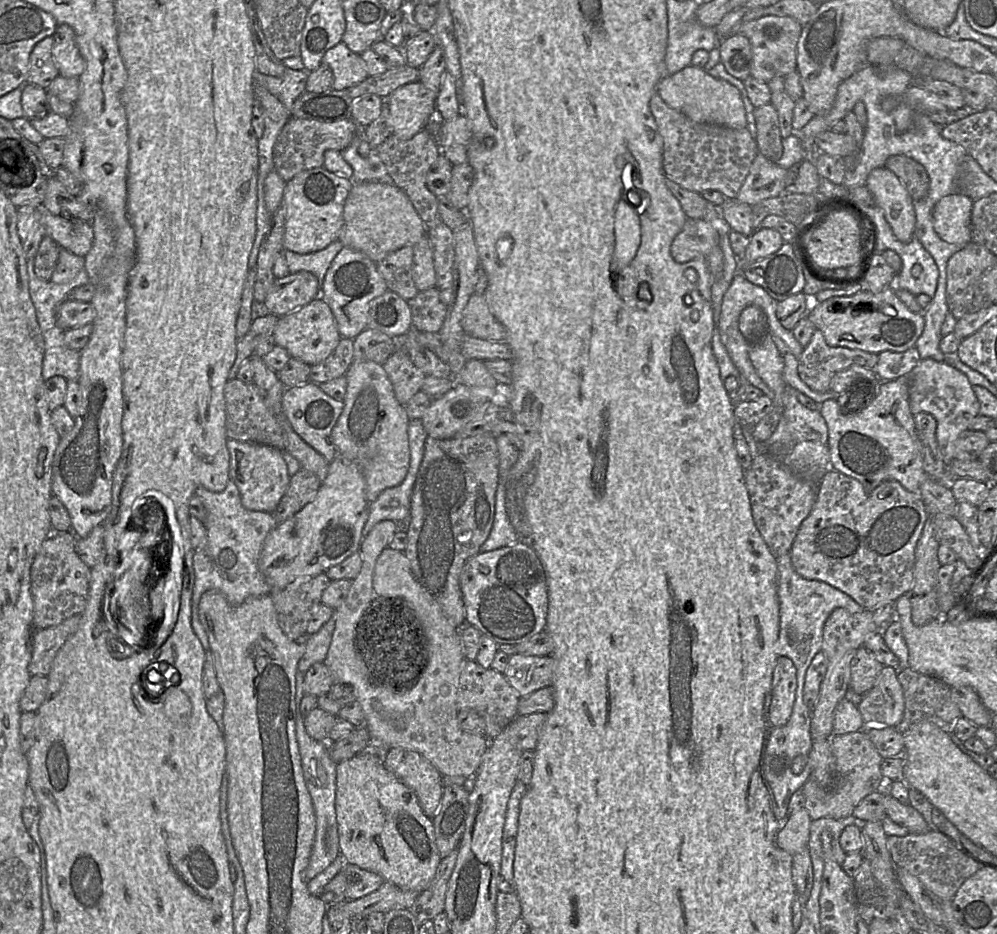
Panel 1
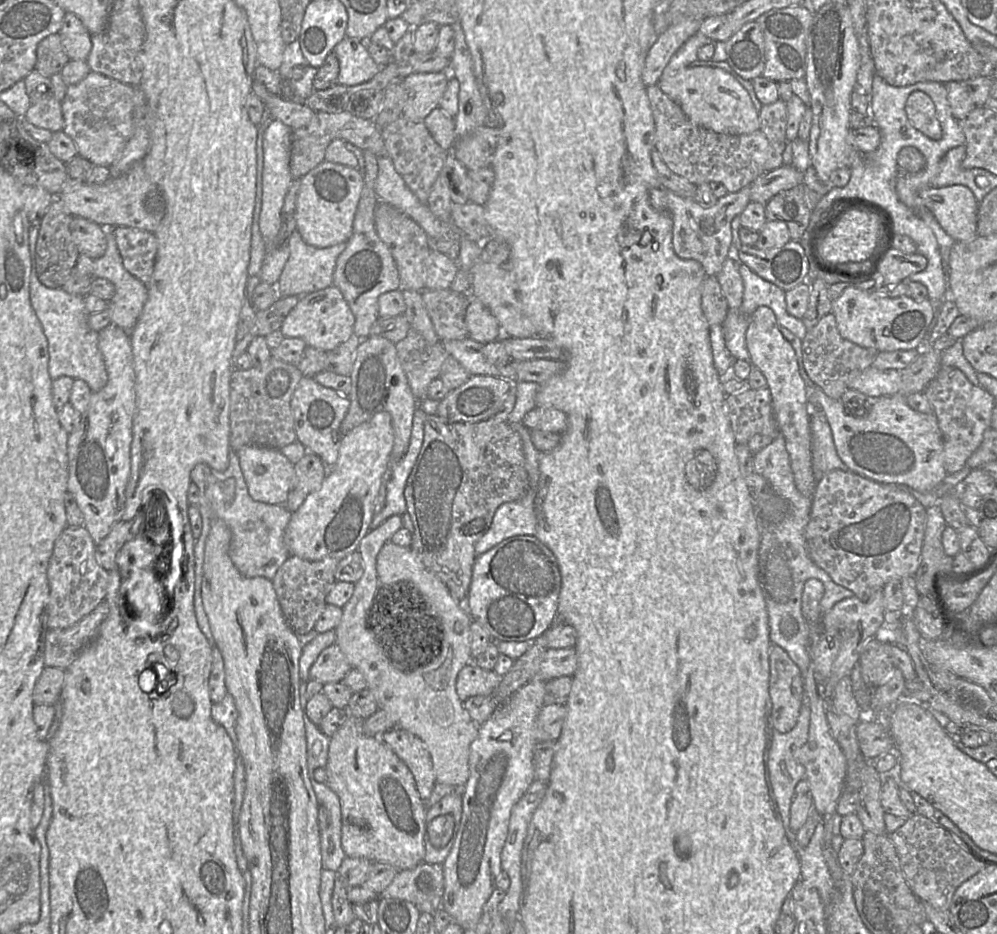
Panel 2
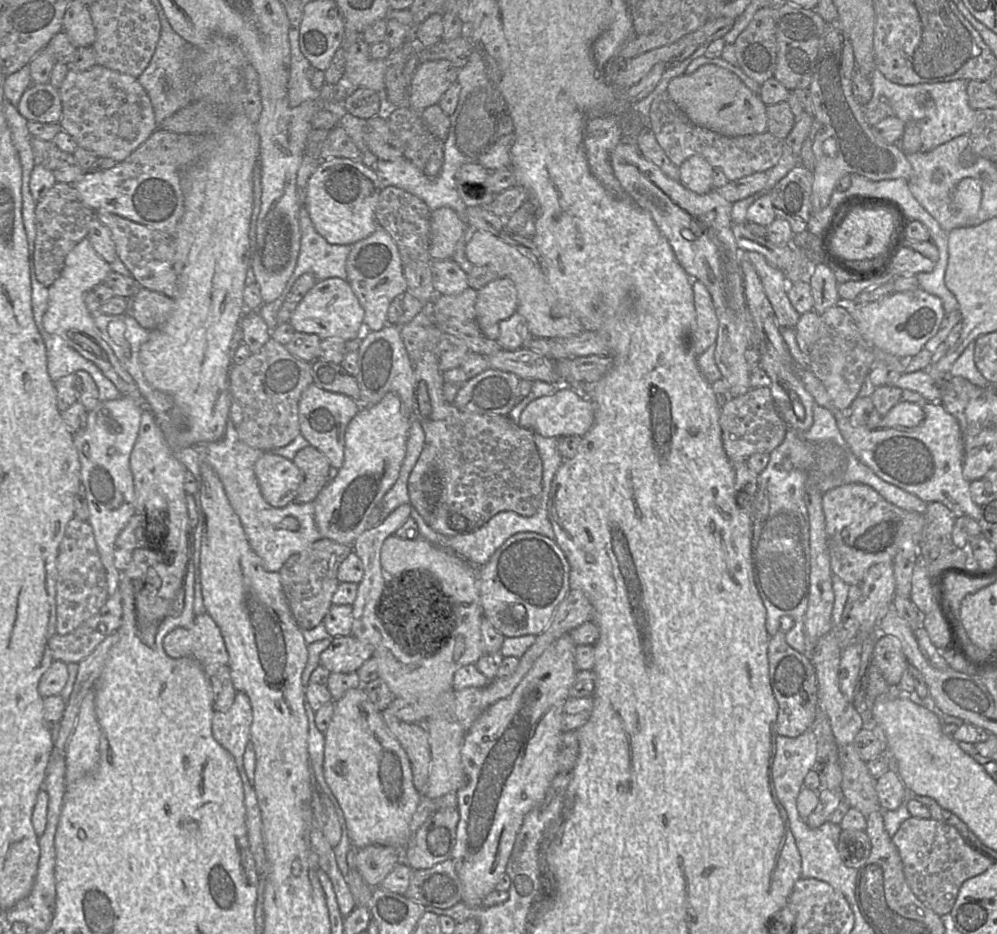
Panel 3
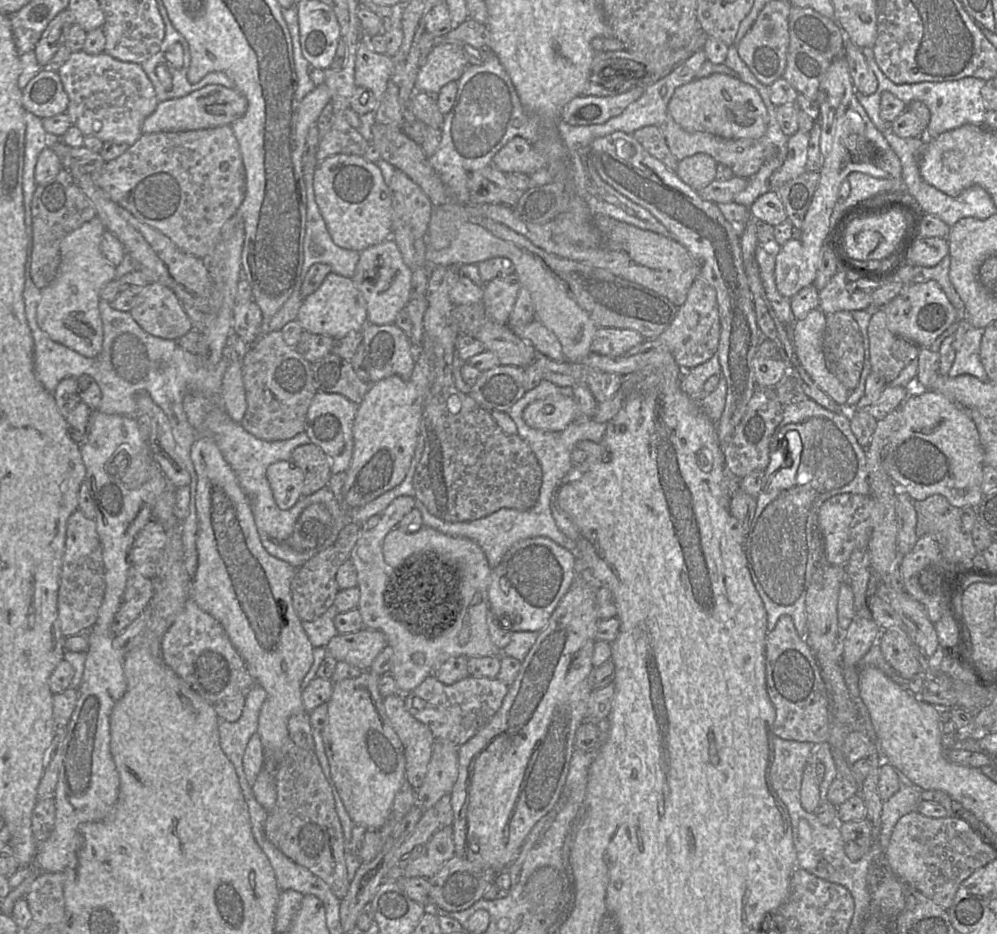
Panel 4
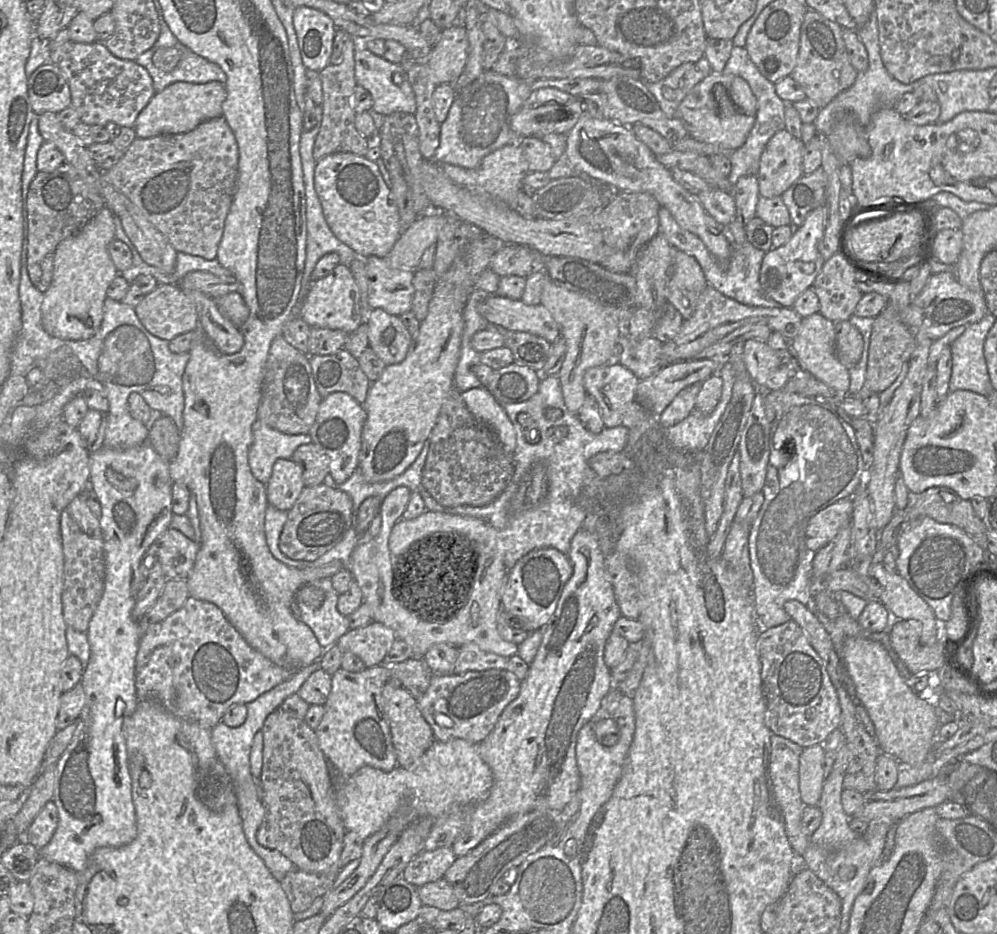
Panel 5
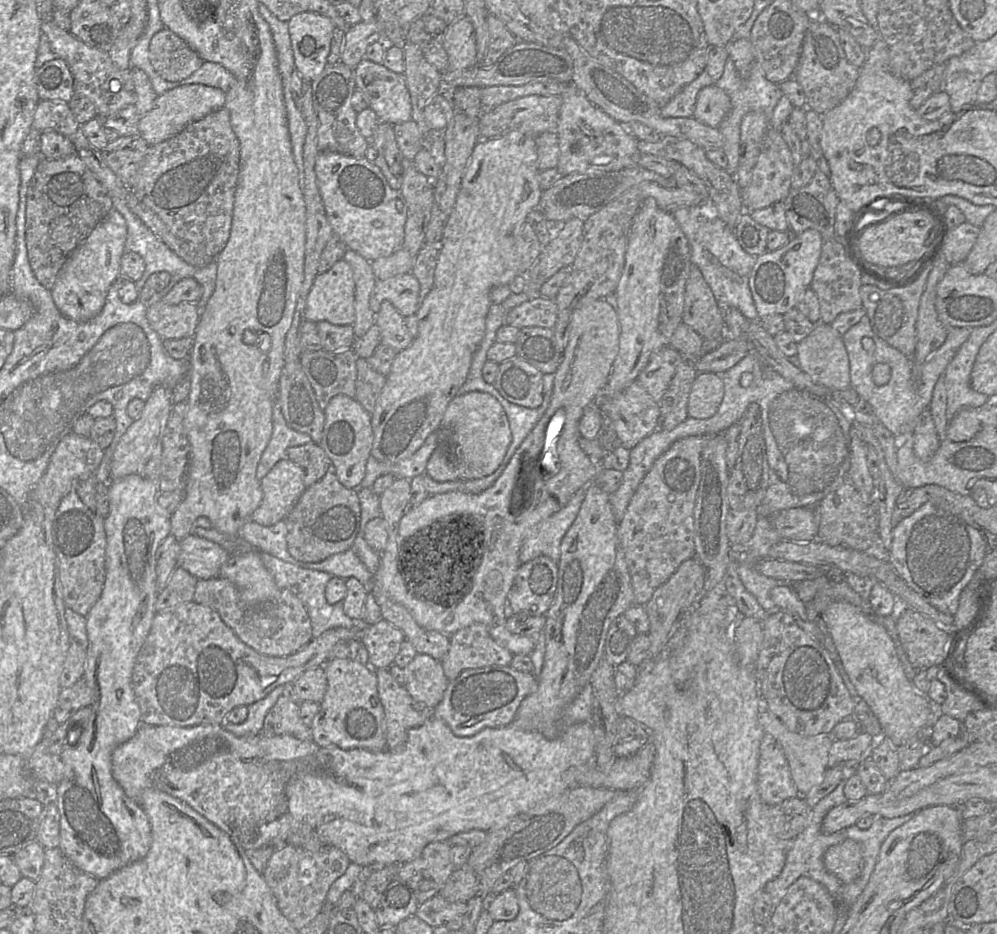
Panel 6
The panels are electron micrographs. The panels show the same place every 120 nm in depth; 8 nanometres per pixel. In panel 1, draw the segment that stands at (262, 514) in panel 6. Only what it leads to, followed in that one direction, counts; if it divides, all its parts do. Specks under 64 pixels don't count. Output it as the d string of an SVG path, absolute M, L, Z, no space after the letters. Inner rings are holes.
M228 438L229 480L237 486L243 506L252 511L273 513L285 495L291 476L283 451L269 445Z

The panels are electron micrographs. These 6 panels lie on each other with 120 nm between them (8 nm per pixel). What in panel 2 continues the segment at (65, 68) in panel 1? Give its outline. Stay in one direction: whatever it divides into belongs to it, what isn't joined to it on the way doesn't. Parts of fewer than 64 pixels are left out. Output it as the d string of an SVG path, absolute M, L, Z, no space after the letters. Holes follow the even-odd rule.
M65 13L58 34L69 60L87 59L92 46L91 34L74 13Z

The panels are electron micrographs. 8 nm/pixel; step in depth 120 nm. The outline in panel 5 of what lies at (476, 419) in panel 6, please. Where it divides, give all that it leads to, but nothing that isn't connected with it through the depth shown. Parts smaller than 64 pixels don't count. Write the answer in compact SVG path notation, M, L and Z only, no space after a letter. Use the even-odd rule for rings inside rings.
M485 387L473 388L460 393L468 410L496 435L504 450L513 454L516 432L507 413Z

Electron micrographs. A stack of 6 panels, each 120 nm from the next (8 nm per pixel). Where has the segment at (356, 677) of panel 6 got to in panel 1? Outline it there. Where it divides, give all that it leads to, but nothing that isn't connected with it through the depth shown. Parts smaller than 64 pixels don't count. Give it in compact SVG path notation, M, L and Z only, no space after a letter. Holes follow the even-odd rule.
M370 744L364 751L336 765L335 811L340 853L346 863L375 872L385 882L402 889L421 893L433 881L442 860L435 843L433 822L423 813L415 792L385 767L385 750L378 744Z

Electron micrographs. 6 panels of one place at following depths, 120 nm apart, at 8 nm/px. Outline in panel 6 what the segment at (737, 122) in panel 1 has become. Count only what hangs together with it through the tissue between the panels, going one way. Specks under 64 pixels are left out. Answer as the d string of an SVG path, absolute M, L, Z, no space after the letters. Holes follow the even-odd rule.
M711 84L699 91L693 117L708 126L718 128L730 110L731 99L728 94Z

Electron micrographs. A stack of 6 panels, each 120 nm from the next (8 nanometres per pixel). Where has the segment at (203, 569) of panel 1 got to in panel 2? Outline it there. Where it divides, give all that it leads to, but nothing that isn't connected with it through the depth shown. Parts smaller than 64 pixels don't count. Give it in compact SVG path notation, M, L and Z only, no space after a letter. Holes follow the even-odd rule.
M230 447L229 465L225 471L212 469L205 463L198 463L190 473L191 481L199 488L197 508L202 518L202 529L195 542L195 590L194 610L198 626L210 643L213 643L212 631L204 611L201 587L206 539L214 517L222 519L231 531L229 556L238 571L247 578L263 577L273 580L278 569L290 557L284 543L285 529L291 514L285 505L271 505L257 502L248 493L247 484L241 471L237 452Z

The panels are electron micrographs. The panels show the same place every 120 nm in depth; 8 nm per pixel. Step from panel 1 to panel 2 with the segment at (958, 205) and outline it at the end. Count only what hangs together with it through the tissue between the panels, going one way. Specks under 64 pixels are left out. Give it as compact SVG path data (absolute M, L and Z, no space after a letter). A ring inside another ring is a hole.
M963 185L935 188L925 186L918 191L923 205L934 215L942 229L956 242L973 241L977 235L978 202L973 192Z

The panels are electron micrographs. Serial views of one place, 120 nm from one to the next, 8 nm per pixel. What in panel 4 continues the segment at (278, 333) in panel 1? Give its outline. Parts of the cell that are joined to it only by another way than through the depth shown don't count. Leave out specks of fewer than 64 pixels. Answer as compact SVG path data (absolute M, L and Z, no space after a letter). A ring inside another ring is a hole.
M331 272L313 293L303 299L296 320L304 331L339 339L361 331L368 323L366 301L351 278Z

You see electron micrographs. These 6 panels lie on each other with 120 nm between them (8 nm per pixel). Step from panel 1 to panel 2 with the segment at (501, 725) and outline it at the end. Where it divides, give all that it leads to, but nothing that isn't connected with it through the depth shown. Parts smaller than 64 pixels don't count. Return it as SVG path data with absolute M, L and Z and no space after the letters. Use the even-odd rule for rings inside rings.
M470 661L458 673L456 692L462 702L476 695L490 696L494 694L501 680L502 676L494 670L482 669L474 661Z

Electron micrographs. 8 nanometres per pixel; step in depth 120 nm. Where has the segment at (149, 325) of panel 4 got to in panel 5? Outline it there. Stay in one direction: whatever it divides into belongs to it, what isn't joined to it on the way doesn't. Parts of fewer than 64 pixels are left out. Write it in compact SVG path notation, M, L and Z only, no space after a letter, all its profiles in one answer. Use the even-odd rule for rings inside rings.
M158 284L134 309L148 332L168 342L199 326L195 305L178 285Z

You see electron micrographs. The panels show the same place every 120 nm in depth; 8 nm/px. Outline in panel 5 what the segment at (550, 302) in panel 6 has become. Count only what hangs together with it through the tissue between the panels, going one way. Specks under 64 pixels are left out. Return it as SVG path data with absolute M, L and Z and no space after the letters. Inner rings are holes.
M489 296L478 304L478 312L491 324L511 331L528 332L553 343L560 331L551 313L541 303L526 305L521 299Z

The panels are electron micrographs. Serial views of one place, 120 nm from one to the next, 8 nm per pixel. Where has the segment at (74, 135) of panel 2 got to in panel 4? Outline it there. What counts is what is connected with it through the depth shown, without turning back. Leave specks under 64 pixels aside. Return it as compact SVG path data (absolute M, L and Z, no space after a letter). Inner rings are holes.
M82 50L73 52L59 68L58 75L69 97L66 113L72 126L76 126L84 136L93 136L103 142L133 145L142 135L144 120L155 111L159 103L154 86L140 64L117 60L105 52L94 55Z

